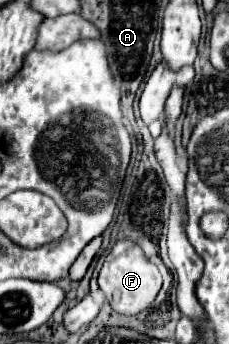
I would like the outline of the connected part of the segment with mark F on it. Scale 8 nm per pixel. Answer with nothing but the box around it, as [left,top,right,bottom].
[99,239,161,315]

